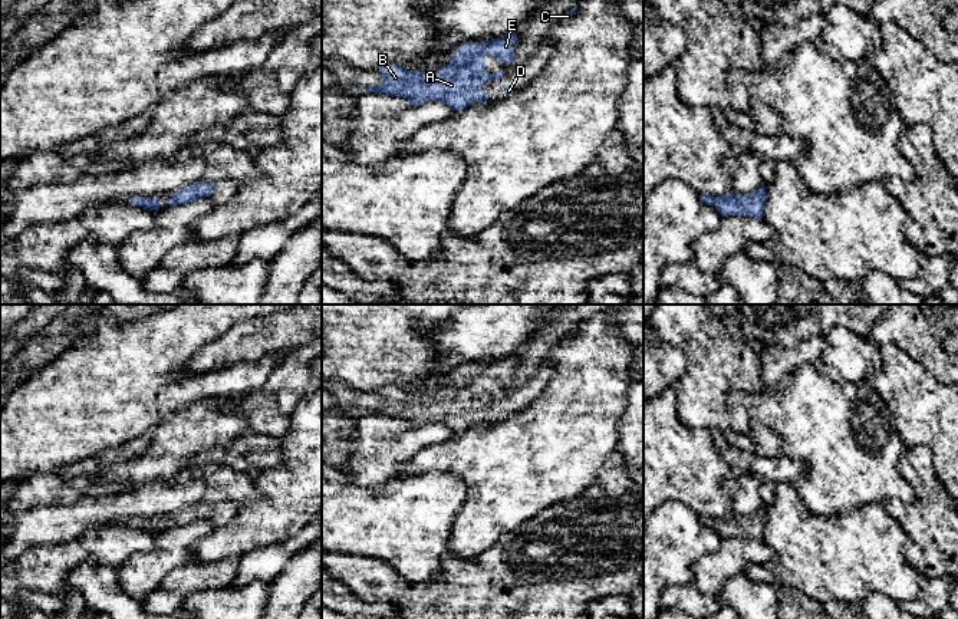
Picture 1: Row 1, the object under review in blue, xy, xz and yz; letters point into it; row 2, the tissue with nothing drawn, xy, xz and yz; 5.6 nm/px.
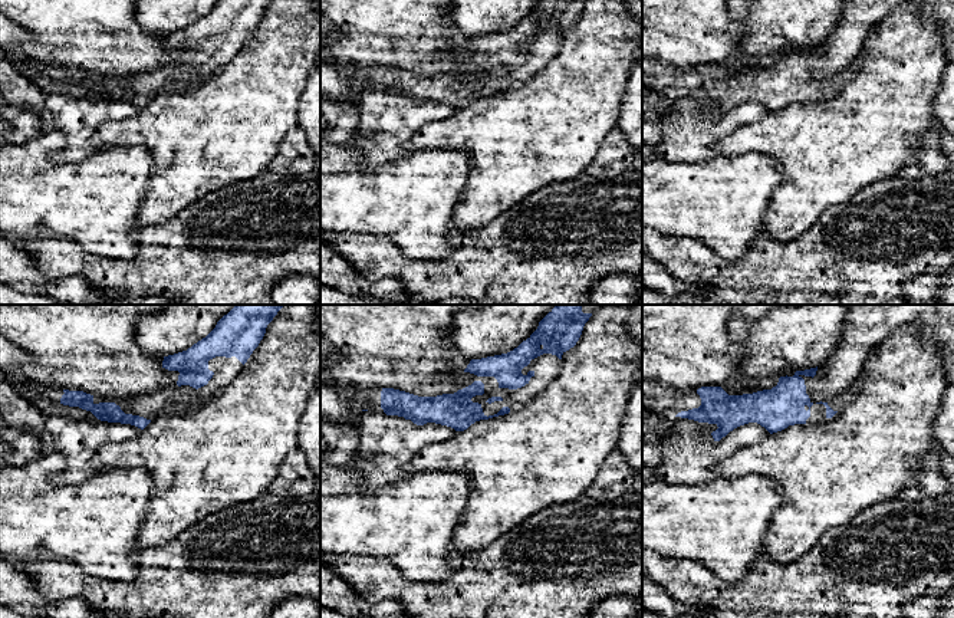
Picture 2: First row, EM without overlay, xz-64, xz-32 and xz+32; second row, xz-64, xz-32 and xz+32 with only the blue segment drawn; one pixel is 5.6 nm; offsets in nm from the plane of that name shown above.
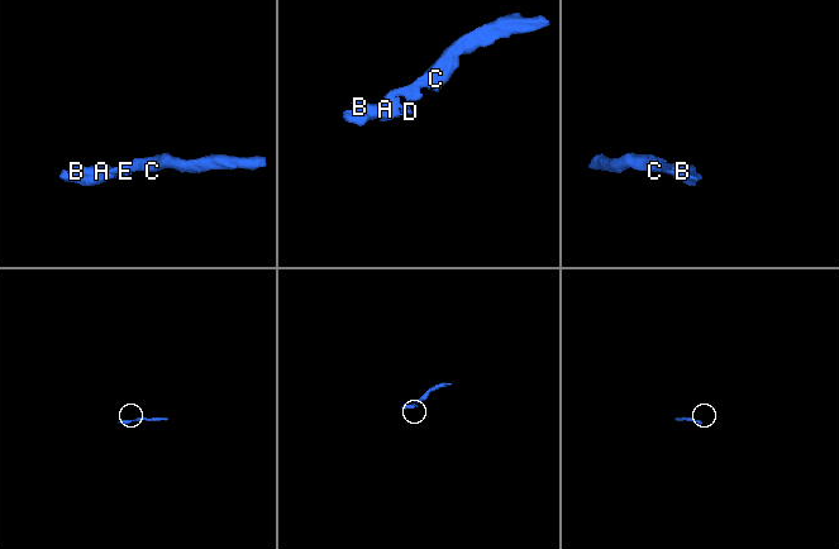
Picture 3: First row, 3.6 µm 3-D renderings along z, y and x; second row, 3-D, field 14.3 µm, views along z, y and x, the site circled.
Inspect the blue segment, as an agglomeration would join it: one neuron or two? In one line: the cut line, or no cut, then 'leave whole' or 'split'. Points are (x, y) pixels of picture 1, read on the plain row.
cut none; leave whole

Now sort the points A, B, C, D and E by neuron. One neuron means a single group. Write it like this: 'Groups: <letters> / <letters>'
Groups: A B C D E

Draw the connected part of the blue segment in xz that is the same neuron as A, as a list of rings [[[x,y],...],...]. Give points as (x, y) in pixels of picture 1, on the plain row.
[[[517,353],[485,363],[464,363],[450,376],[451,385],[434,395],[383,386],[379,389],[382,404],[361,414],[399,418],[412,427],[441,422],[454,432],[464,431],[491,418],[483,412],[484,404],[504,398],[503,394],[488,395],[483,378],[490,376],[500,385],[513,385],[516,368]]]

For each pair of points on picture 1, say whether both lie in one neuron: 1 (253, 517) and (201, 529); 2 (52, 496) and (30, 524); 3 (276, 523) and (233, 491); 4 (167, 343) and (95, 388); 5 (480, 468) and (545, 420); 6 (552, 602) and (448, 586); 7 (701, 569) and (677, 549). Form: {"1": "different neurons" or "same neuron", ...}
{"1": "different neurons", "2": "different neurons", "3": "different neurons", "4": "same neuron", "5": "same neuron", "6": "same neuron", "7": "different neurons"}

